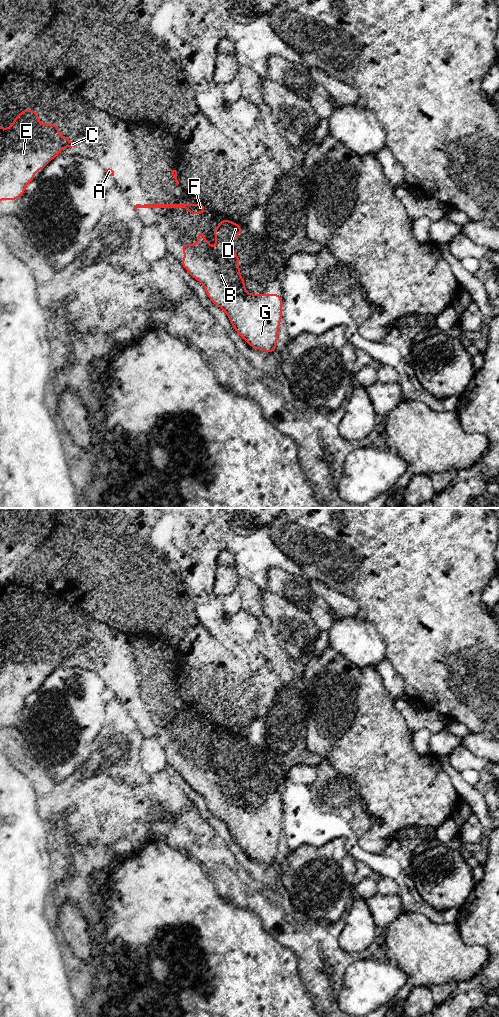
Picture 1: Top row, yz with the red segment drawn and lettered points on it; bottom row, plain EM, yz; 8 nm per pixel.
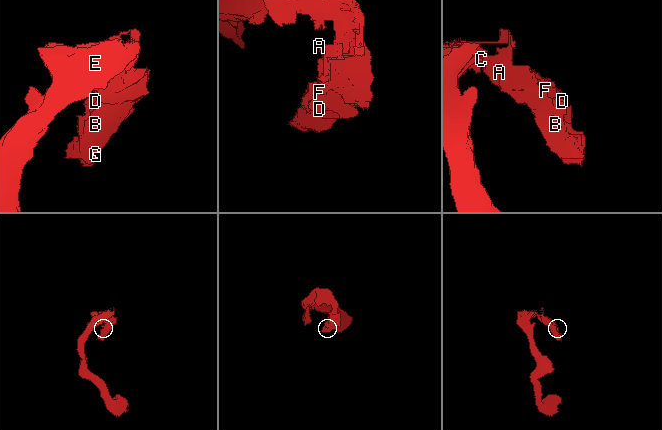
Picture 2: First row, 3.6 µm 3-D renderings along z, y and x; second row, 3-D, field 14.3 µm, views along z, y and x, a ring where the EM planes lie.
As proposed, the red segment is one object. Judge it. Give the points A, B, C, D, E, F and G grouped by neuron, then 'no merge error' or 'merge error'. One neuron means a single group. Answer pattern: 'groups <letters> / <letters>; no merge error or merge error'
groups A B C D E F G; no merge error

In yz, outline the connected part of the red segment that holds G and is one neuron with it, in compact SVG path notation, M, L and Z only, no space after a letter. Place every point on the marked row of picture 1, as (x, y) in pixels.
M220 220L213 233L217 239L214 253L211 251L211 243L205 241L205 233L201 230L196 234L199 244L180 244L185 259L179 262L193 278L203 284L209 299L226 312L233 328L251 347L276 352L282 318L281 294L246 293L245 280L241 279L239 271L240 258L231 247L232 237L242 234L240 224L231 220Z

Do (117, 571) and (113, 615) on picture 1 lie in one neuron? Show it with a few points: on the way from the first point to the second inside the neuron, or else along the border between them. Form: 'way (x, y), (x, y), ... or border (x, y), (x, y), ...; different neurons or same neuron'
way (114, 582), (114, 604); same neuron

